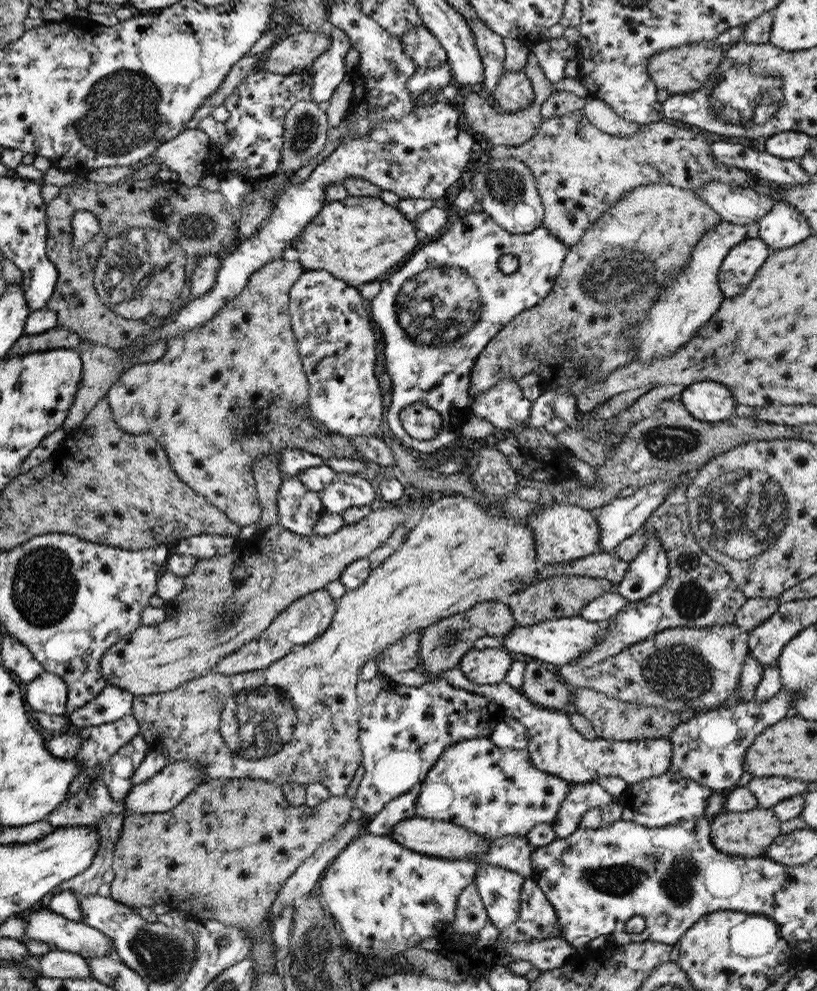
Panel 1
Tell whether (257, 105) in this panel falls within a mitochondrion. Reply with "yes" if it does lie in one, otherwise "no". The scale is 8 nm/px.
no

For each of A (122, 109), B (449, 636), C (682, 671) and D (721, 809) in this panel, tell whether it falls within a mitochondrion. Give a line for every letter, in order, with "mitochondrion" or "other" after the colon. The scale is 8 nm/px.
A: mitochondrion
B: mitochondrion
C: mitochondrion
D: other

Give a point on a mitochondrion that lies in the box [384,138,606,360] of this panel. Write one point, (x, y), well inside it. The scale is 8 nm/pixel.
(455, 305)

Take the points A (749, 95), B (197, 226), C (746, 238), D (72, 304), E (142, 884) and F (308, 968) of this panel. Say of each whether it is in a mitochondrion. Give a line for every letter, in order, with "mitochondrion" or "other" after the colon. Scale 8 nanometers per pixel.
A: mitochondrion
B: mitochondrion
C: other
D: other
E: other
F: mitochondrion

